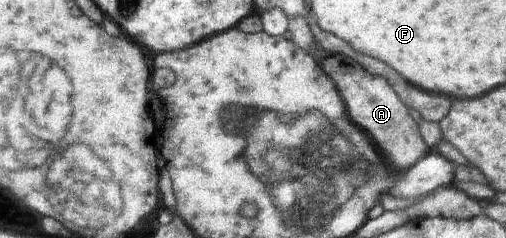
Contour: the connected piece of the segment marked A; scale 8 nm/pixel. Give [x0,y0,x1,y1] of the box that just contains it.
[320,53,428,171]

